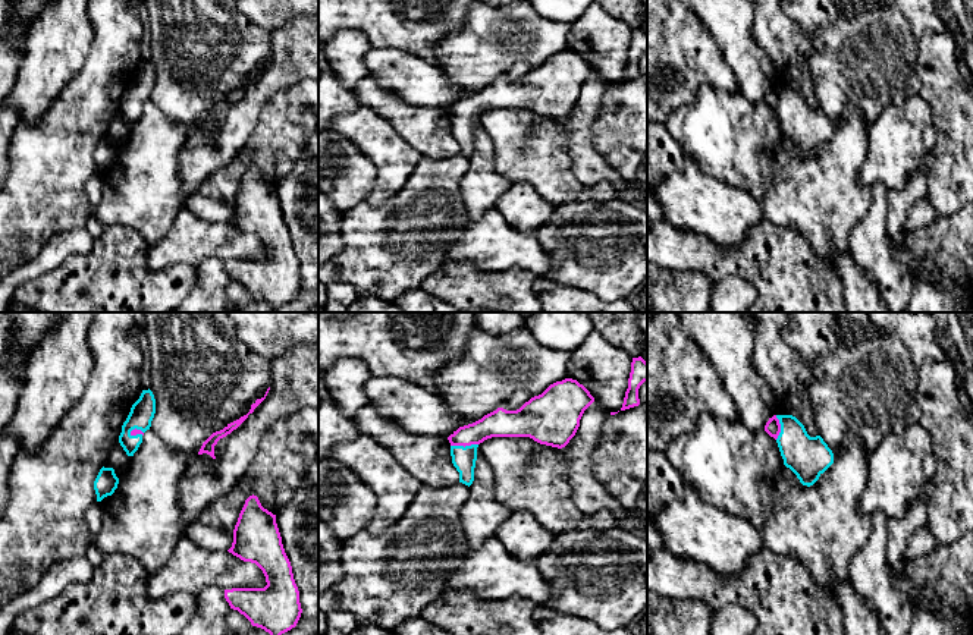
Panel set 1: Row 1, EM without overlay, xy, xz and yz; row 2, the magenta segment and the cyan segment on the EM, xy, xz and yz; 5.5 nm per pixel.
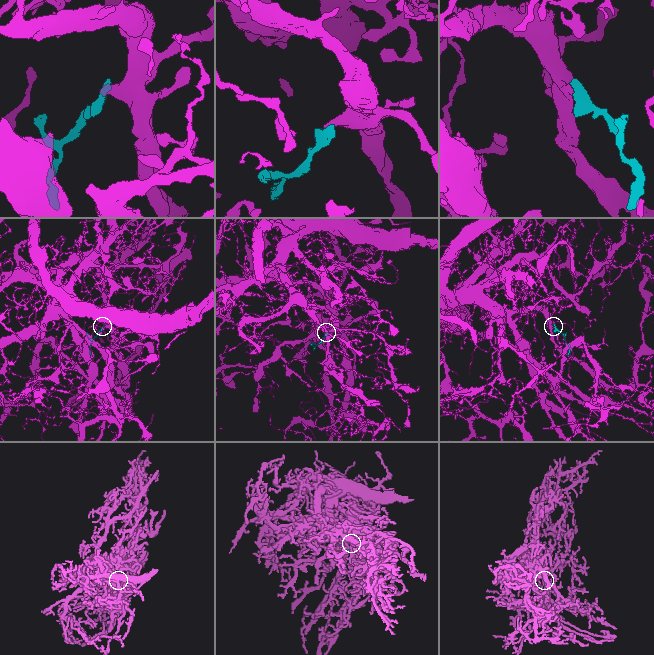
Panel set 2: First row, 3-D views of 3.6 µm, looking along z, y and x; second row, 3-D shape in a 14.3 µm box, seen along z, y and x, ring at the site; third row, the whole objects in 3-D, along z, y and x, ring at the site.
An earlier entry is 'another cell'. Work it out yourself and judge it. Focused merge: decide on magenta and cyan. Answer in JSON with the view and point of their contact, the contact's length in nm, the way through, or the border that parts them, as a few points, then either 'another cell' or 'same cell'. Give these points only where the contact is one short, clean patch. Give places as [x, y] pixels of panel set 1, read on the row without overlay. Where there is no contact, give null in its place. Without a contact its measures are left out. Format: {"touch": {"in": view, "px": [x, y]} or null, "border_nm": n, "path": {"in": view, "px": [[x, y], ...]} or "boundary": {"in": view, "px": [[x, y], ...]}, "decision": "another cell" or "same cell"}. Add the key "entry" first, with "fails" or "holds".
{"entry": "fails", "touch": {"in": "xz", "px": [464, 118]}, "border_nm": 150, "path": {"in": "xz", "px": [[501, 94], [480, 101], [464, 118], [464, 131]]}, "decision": "same cell"}

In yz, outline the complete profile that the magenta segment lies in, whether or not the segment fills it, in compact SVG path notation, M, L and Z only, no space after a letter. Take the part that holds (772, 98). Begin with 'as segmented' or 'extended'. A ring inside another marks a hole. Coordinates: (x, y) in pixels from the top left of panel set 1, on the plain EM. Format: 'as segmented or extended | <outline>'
extended | M773 87L765 103L778 114L784 136L803 157L813 157L834 135L834 125L820 107L810 109L792 87Z

